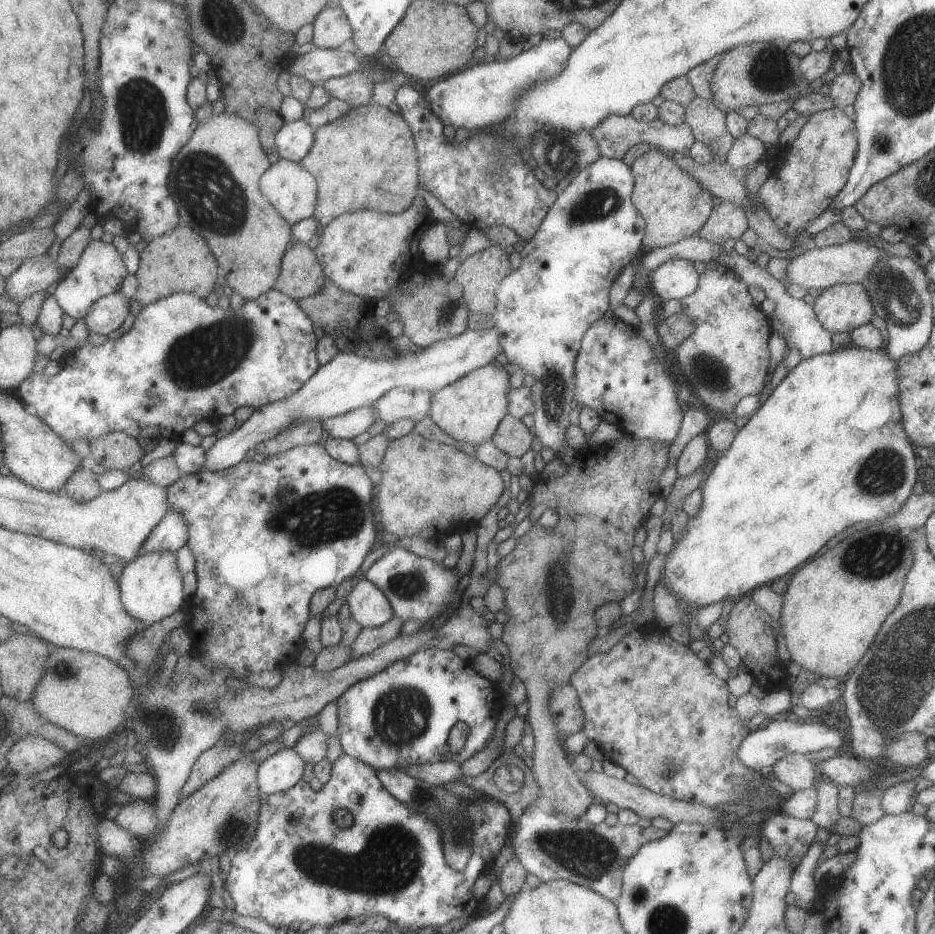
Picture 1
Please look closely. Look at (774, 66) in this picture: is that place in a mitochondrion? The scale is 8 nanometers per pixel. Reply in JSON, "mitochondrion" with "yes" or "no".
{"mitochondrion":"yes"}

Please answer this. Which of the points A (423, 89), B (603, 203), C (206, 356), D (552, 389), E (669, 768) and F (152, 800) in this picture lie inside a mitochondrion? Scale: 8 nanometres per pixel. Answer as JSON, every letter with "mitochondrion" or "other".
{"A":"other","B":"mitochondrion","C":"mitochondrion","D":"mitochondrion","E":"mitochondrion","F":"other"}

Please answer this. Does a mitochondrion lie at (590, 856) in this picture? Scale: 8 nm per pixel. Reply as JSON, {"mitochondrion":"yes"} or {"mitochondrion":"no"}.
{"mitochondrion":"yes"}

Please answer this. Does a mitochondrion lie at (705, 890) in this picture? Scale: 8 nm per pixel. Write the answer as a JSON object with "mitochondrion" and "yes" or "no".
{"mitochondrion":"no"}

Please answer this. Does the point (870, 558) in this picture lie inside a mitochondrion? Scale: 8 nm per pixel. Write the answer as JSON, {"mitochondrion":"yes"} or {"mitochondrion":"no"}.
{"mitochondrion":"yes"}

